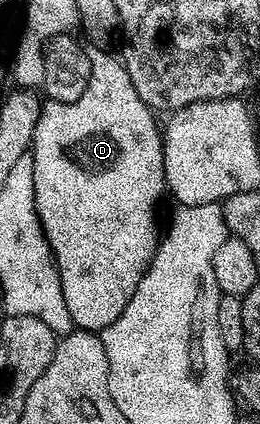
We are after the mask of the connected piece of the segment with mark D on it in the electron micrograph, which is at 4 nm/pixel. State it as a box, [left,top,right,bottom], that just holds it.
[30,57,165,331]

